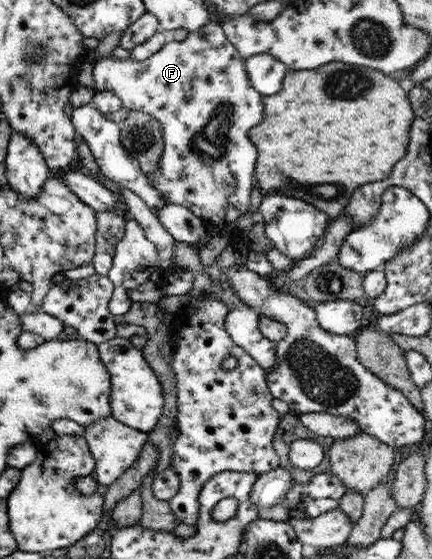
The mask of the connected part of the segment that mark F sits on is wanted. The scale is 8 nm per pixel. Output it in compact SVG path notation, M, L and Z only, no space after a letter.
M218 22L206 23L198 31L192 31L184 41L169 41L157 53L142 61L132 58L120 60L100 58L94 64L94 81L97 92L115 93L130 110L148 112L163 125L164 150L157 170L148 177L151 186L161 193L168 204L187 207L212 230L226 232L230 242L247 244L245 237L232 240L229 224L249 211L250 194L255 182L256 147L250 143L250 127L262 121L263 95L252 88L246 72L245 58L225 37Z

